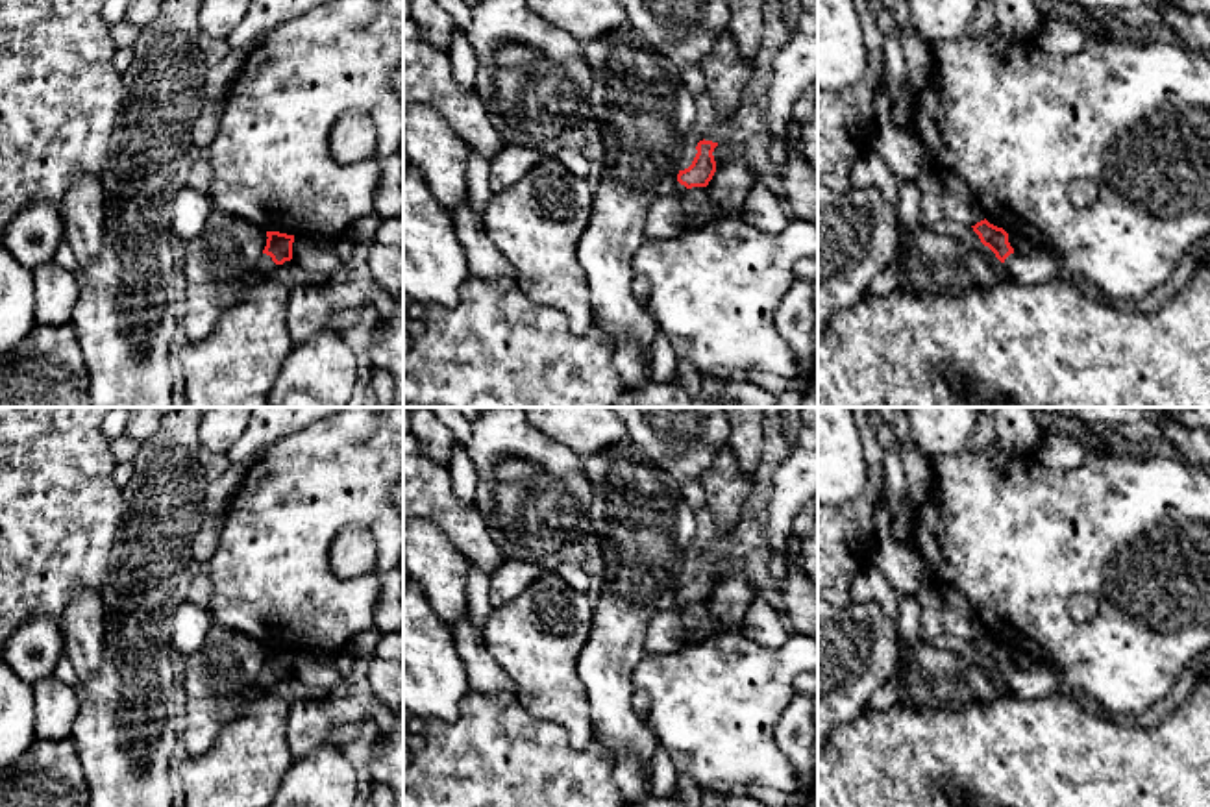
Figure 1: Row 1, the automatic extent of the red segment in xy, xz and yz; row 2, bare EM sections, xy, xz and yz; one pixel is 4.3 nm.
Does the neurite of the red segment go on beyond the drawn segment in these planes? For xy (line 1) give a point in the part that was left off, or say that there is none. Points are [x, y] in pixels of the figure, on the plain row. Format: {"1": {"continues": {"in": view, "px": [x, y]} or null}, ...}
{"1": {"continues": {"in": "xy", "px": [265, 680]}}}

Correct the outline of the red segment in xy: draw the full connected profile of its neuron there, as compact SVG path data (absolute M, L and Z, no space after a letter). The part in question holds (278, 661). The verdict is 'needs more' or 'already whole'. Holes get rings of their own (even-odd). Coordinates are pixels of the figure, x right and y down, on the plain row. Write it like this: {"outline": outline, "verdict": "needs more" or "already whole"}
{"outline": "M266 646L266 652L266 661L257 677L257 687L261 694L266 694L278 679L292 674L294 650Z", "verdict": "needs more"}

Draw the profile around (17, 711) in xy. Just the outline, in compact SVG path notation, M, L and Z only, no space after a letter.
M0 657L0 768L13 764L35 739L33 685L22 681Z

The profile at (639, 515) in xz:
M629 437L583 459L583 470L592 485L590 526L599 540L605 585L594 600L590 633L575 668L586 689L594 742L614 755L614 783L625 801L638 803L649 796L648 776L659 740L633 707L631 672L644 657L649 622L675 603L677 579L686 572L685 552L694 542L696 520L681 485Z

